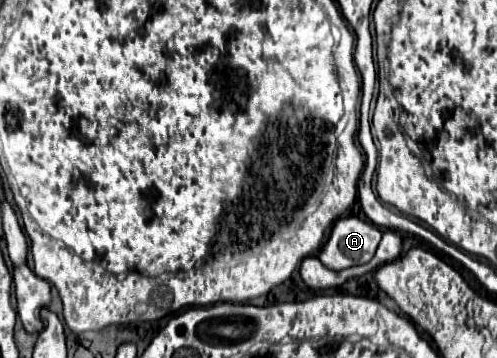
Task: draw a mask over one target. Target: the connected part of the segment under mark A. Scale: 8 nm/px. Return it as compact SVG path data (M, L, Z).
M341 217L335 221L327 243L317 253L319 261L333 271L367 263L381 241L381 229L359 217Z

